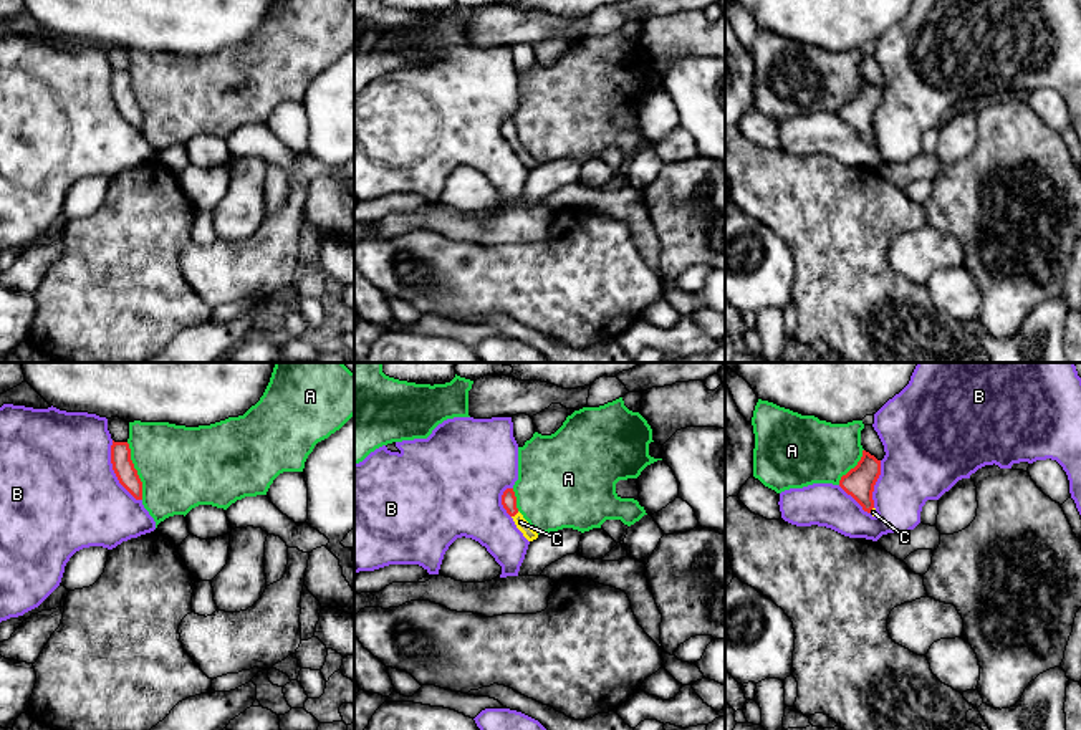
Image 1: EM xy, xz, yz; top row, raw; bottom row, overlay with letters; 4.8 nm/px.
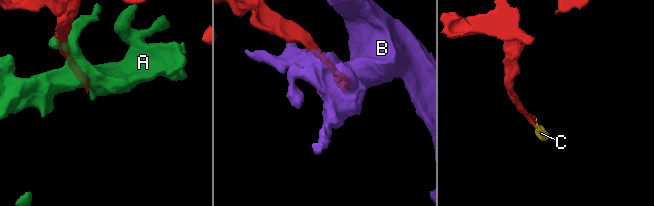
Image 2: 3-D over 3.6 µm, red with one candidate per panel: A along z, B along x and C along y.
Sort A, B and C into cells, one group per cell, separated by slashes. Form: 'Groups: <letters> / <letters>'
Groups: A / B / C

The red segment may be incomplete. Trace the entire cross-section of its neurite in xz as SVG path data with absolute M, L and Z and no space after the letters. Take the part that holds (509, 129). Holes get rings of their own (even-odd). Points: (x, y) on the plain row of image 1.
M507 118L502 124L502 134L507 139L507 142L513 147L516 157L523 162L523 166L528 170L533 170L538 167L538 162L535 157L528 154L528 151L523 147L523 144L516 137L516 126L513 118Z

